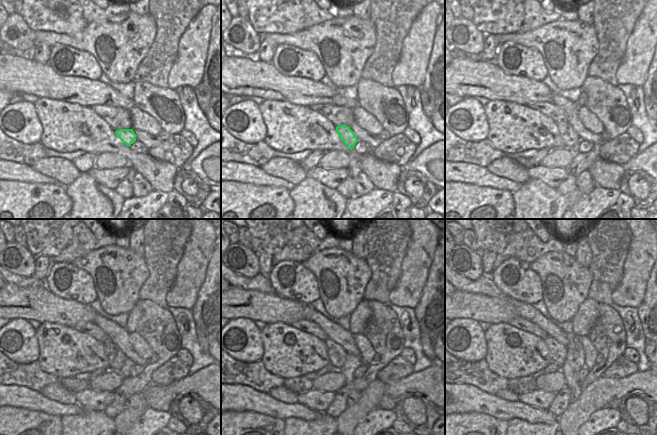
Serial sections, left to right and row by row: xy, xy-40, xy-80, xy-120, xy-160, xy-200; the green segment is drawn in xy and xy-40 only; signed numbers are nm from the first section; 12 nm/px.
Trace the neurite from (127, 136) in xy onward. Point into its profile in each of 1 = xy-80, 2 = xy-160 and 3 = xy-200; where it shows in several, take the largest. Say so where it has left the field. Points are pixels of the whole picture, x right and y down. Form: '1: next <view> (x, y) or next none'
1: next xy-80 (570, 139)
2: next xy-160 (337, 355)
3: next xy-200 (558, 352)

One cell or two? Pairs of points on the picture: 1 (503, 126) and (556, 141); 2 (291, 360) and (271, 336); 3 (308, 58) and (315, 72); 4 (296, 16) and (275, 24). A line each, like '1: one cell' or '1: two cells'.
1: one cell
2: one cell
3: one cell
4: one cell

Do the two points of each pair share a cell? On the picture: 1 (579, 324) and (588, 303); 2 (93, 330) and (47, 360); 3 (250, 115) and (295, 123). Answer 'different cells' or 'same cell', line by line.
1: same cell
2: different cells
3: different cells

